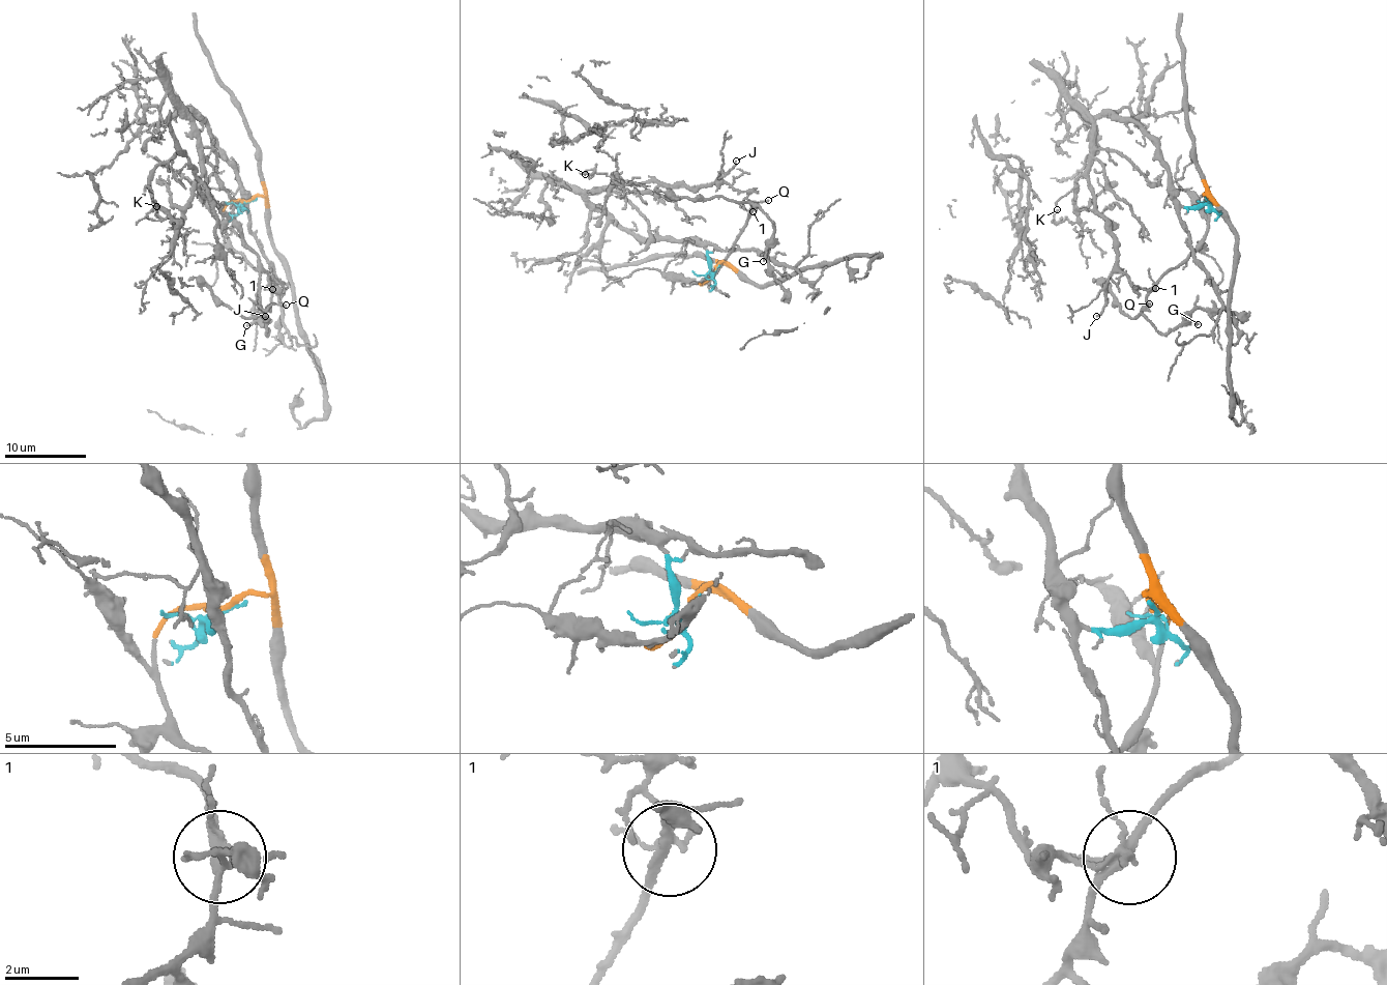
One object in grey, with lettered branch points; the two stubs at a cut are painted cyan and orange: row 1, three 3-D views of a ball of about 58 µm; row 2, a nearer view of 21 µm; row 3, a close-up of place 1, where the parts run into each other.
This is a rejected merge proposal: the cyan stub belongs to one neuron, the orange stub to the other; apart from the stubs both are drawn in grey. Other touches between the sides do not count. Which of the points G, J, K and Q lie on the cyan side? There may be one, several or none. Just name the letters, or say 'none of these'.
J, K

